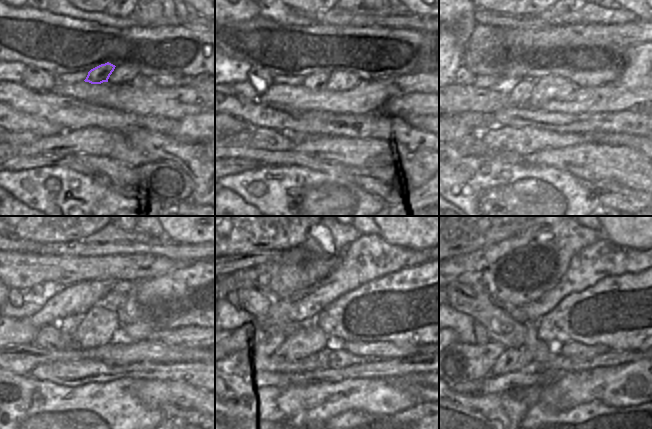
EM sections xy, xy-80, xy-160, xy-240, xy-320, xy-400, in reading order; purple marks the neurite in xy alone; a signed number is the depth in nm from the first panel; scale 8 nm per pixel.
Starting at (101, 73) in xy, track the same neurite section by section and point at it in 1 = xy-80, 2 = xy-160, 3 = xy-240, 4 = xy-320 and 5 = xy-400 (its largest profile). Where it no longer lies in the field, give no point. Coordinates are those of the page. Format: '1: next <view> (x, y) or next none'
1: next xy-80 (318, 81)
2: next xy-160 (520, 96)
3: next xy-240 (68, 326)
4: next xy-320 (277, 340)
5: next xy-400 (459, 362)

